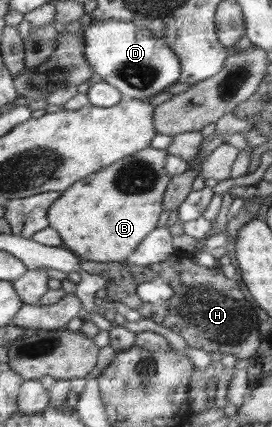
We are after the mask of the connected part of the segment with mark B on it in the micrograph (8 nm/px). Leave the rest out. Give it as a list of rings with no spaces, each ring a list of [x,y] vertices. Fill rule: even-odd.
[[[150,148],[85,177],[83,181],[77,181],[71,189],[63,192],[63,197],[51,207],[50,226],[61,233],[64,245],[77,252],[83,260],[108,264],[126,261],[161,225],[159,221],[165,211],[165,197],[169,184],[173,181],[173,177],[166,171],[167,157],[167,150]]]

